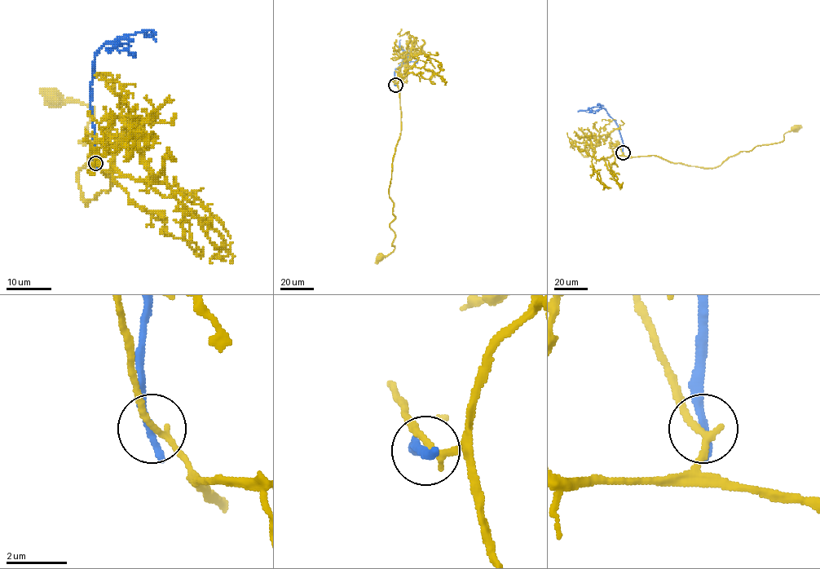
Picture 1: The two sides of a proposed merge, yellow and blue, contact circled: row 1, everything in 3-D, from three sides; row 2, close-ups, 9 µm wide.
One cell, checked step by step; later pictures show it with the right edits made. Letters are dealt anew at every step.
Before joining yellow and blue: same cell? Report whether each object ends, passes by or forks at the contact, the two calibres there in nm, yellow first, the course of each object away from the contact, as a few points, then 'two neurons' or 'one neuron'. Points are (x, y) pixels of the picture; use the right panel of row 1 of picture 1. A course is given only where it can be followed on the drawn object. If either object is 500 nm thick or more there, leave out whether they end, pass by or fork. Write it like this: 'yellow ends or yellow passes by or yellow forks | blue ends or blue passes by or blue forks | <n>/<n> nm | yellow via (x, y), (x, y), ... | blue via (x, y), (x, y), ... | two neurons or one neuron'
yellow passes by | blue ends | 200/300 nm | yellow via (623, 152), (629, 156), (656, 156), (670, 161), (714, 168), (741, 152), (782, 142), (783, 134), (795, 129) | blue via (623, 152), (619, 127), (604, 108), (592, 108), (577, 112) | two neurons

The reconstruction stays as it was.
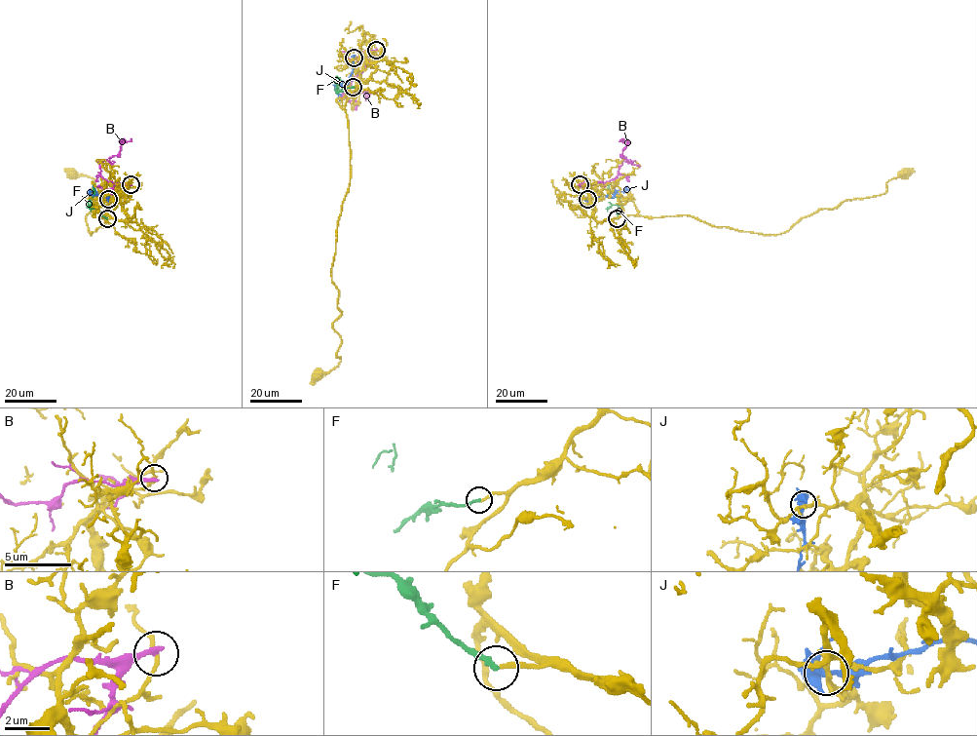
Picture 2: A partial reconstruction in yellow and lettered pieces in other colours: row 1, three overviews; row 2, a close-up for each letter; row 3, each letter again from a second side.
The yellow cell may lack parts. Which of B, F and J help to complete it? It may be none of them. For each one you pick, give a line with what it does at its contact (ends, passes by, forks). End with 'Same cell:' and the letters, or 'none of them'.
F: It ends there
Same cell: F

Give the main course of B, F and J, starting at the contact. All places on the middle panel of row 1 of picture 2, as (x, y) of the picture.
B: (377, 50), (343, 94), (348, 100), (355, 100), (359, 92), (367, 97), (376, 93)
F: (353, 87), (336, 93), (338, 78)
J: (354, 58), (349, 83), (335, 87), (340, 100)

